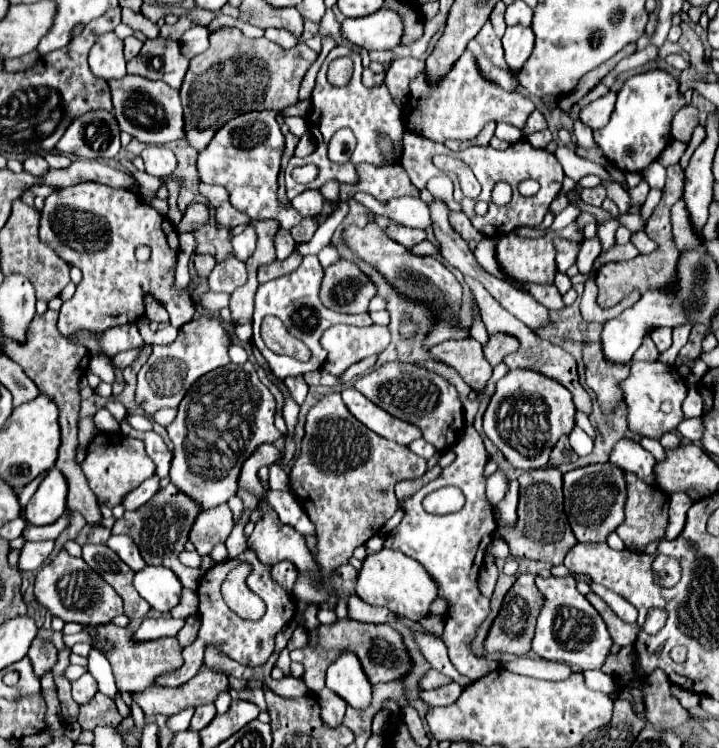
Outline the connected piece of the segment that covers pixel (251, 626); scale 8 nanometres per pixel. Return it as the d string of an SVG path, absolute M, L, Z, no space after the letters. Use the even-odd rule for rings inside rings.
M252 550L242 552L238 556L238 560L224 560L224 562L218 562L218 566L214 564L200 580L198 598L200 598L200 608L198 608L198 612L200 612L200 630L198 630L196 640L190 646L184 648L184 666L180 670L172 670L172 674L160 674L160 678L156 678L156 686L180 686L180 684L188 682L190 678L194 678L194 674L198 674L200 668L204 666L204 650L206 650L208 644L224 648L224 654L228 654L228 658L232 658L236 662L242 662L246 666L252 666L252 668L254 666L264 666L266 660L270 658L270 654L274 652L274 636L292 620L292 616L296 612L292 596L288 592L284 592L272 580L270 568L262 566ZM236 564L250 564L252 566L252 572L250 572L246 584L248 584L250 590L254 590L266 602L266 614L256 622L236 616L226 606L226 602L222 600L222 594L220 594L222 580L226 580L226 576L230 574L232 568L236 568Z

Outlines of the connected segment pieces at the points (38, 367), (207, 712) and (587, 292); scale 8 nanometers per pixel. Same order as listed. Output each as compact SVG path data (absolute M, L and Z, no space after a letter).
M46 310L44 316L34 316L28 332L28 340L24 344L18 344L14 340L2 338L2 348L4 354L10 356L14 362L22 366L26 376L38 386L40 394L52 398L52 402L58 406L58 424L60 424L60 450L58 450L58 460L56 468L66 476L68 482L68 498L66 504L70 510L80 512L88 524L96 524L100 516L100 508L96 502L96 496L88 488L88 482L84 478L84 472L76 460L76 448L78 448L78 410L80 410L80 394L78 394L78 382L84 376L90 354L84 350L84 346L56 346L56 314L52 310Z
M204 704L204 706L196 708L196 712L194 712L194 716L192 716L192 722L190 722L190 730L200 732L204 726L208 726L208 724L212 722L214 716L216 716L214 704Z
M594 280L586 282L586 288L584 288L584 296L582 296L582 318L584 320L596 320L596 322L606 322L606 320L612 320L616 318L618 314L622 314L626 308L632 308L636 302L640 300L640 294L638 292L632 292L628 298L624 298L620 304L612 306L612 308L600 308L598 302L596 302L596 284Z

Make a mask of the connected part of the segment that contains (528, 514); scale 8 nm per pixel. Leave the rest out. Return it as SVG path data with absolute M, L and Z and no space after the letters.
M538 468L524 472L520 478L520 504L518 504L518 522L514 530L500 530L502 538L508 542L512 556L542 560L548 564L562 564L564 556L572 546L576 546L576 538L568 526L568 518L562 512L562 472L558 468Z

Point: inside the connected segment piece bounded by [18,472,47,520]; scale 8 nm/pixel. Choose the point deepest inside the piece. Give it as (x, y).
(25, 494)

